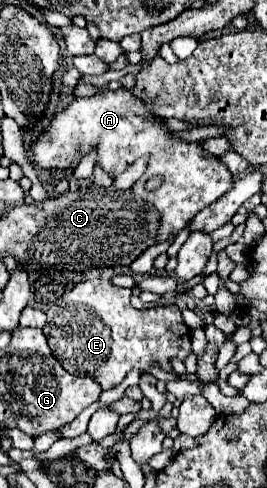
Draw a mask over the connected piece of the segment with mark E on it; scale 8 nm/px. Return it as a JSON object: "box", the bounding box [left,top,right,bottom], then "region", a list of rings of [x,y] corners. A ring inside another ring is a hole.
{"box":[44,278,192,390],"region":[[[94,278],[78,282],[66,296],[46,310],[44,334],[56,360],[74,376],[94,378],[102,390],[116,388],[130,370],[160,368],[172,372],[172,358],[186,360],[192,354],[190,328],[180,310],[172,306],[136,310],[130,304],[132,288],[114,286]]]}

